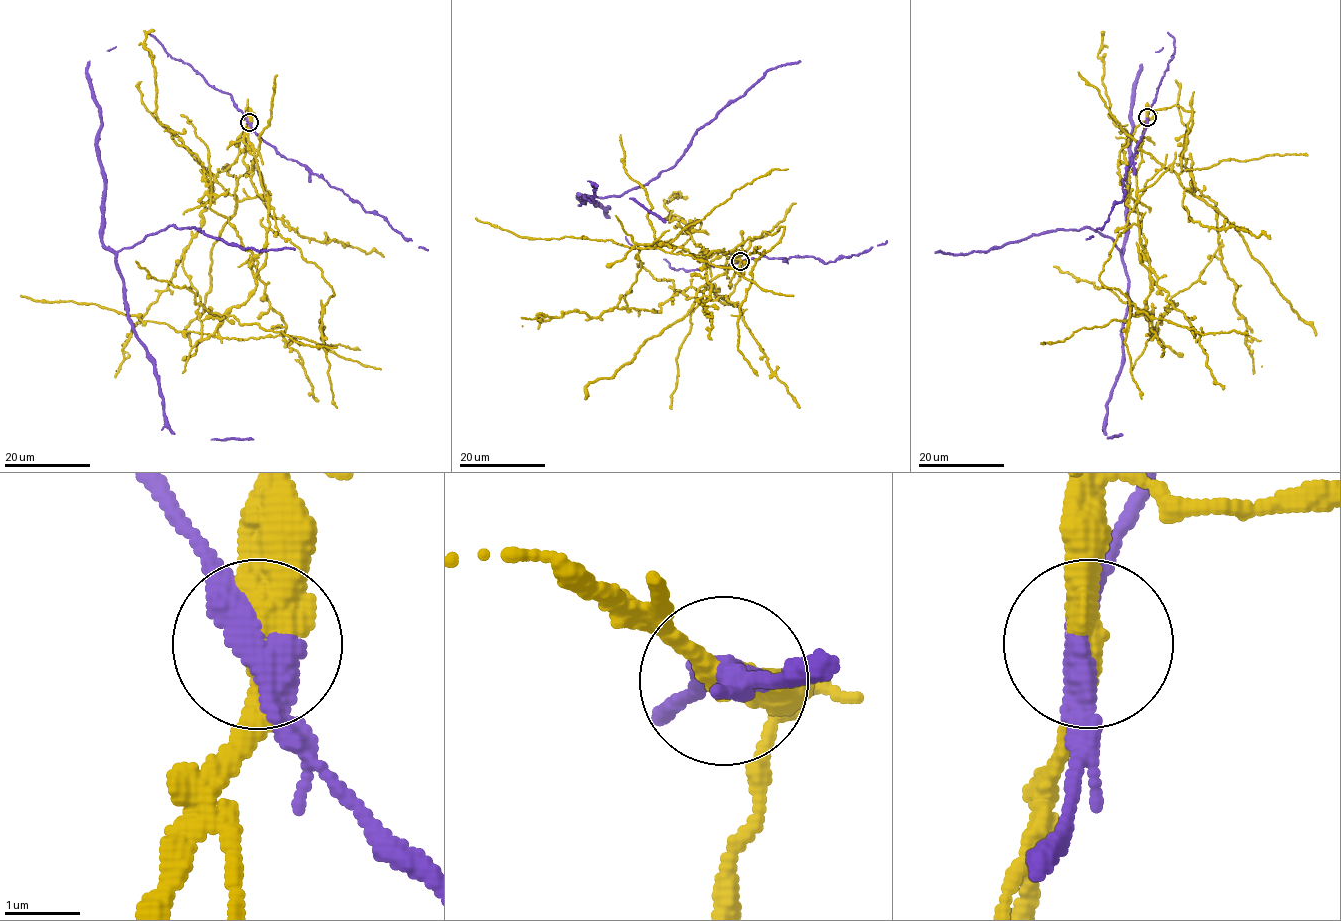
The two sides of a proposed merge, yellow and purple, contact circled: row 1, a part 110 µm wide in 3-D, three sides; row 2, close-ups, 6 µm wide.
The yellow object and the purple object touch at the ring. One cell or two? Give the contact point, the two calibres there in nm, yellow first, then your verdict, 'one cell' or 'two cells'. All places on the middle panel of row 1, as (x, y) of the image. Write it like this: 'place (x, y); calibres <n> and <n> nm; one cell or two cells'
place (740, 261); calibres 360 and 400 nm; two cells

